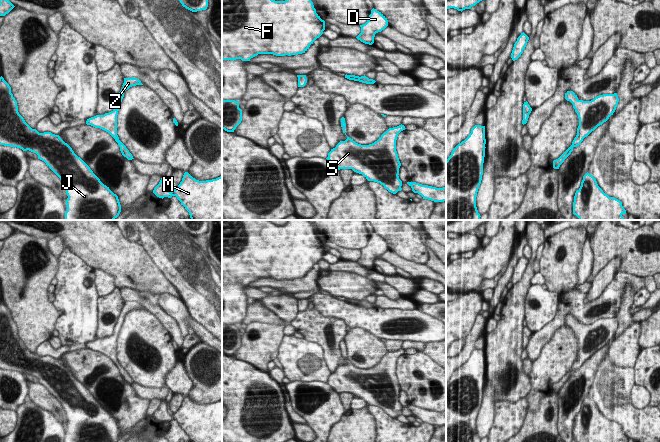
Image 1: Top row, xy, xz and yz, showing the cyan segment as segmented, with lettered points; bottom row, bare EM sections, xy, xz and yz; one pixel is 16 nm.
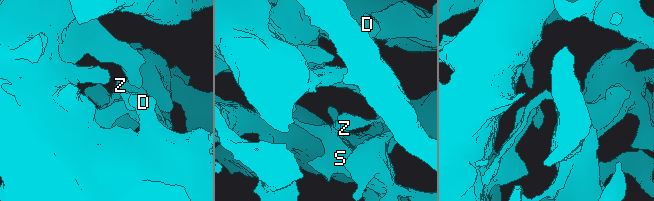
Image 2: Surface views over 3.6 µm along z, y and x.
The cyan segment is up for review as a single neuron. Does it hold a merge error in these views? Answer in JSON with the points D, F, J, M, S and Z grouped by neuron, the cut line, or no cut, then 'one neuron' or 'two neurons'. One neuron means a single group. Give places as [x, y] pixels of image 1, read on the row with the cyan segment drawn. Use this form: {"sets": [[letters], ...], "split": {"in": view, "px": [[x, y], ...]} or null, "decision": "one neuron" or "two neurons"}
{"sets": [["D", "F", "J", "M", "S", "Z"]], "split": null, "decision": "one neuron"}

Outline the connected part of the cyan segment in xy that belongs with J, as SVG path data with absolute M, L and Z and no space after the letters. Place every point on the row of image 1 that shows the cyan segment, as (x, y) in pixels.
M0 77L0 145L31 151L60 178L68 196L65 220L114 220L121 212L118 196L104 185L90 167L78 157L59 135L39 133L32 129L18 112L11 87Z

